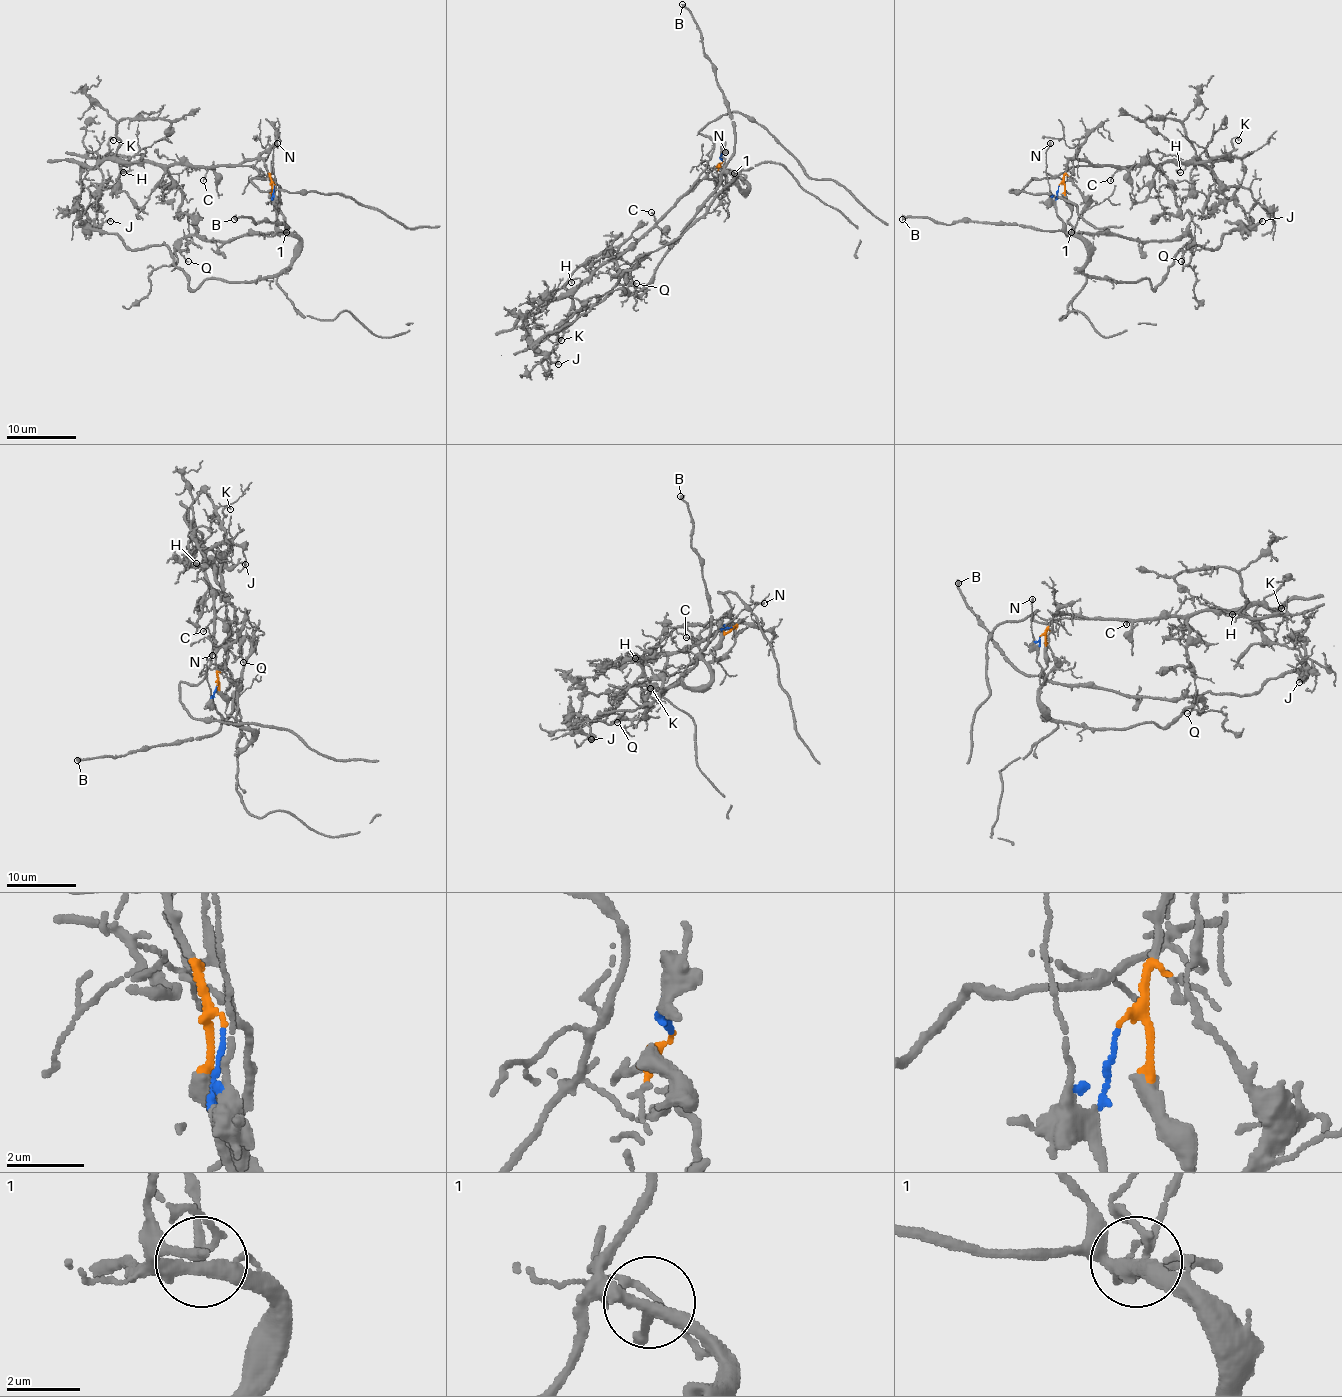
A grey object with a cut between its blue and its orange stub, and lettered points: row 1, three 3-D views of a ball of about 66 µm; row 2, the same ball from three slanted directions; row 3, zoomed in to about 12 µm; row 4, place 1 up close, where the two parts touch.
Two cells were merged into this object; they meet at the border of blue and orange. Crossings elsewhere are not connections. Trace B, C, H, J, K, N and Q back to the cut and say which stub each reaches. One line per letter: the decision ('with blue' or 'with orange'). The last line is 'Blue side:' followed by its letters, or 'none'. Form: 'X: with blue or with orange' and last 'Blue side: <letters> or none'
B: with blue
C: with orange
H: with orange
J: with blue
K: with orange
N: with blue
Q: with blue
Blue side: B, J, N, Q

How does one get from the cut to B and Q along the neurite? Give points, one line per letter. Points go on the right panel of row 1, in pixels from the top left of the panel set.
B: (1059, 185), (1056, 213), (1063, 227), (1049, 231), (1021, 227), (1018, 224), (950, 224), (921, 217), (902, 218)
Q: (1059, 185), (1056, 213), (1068, 232), (1120, 234), (1141, 241), (1174, 241), (1189, 236), (1193, 239), (1181, 262)

